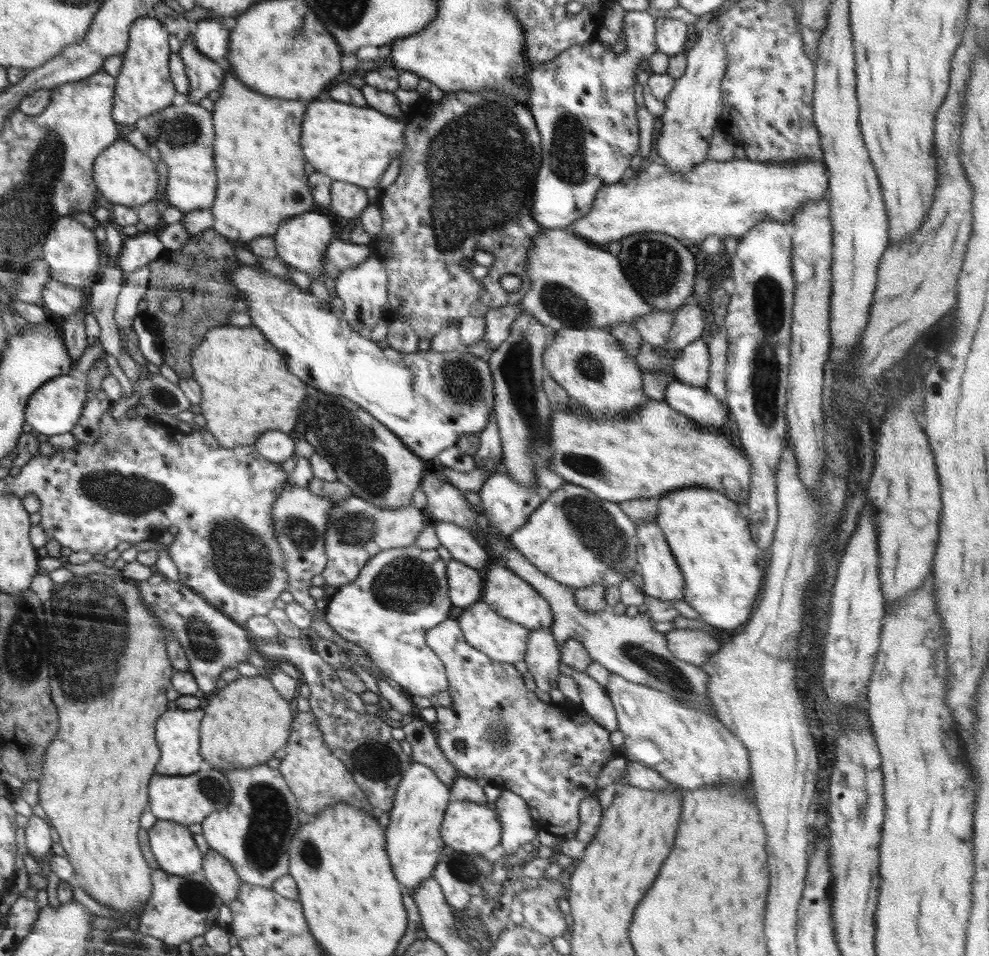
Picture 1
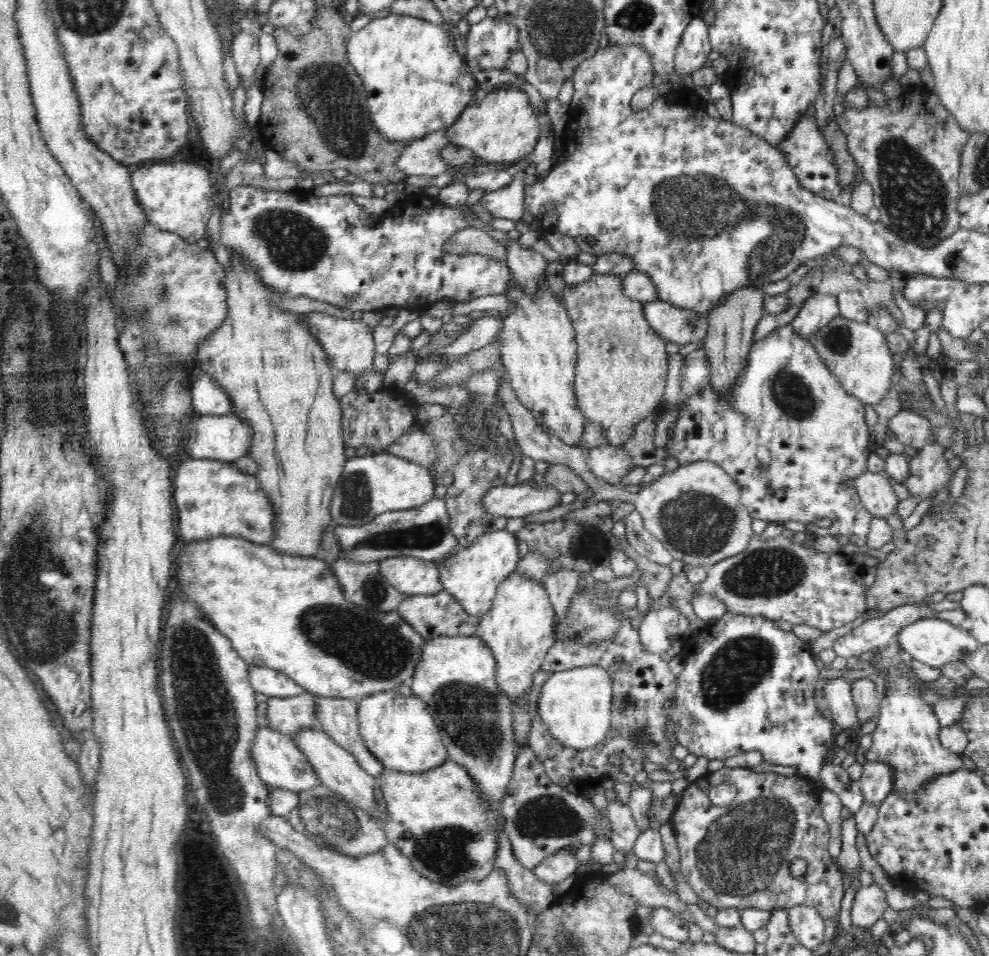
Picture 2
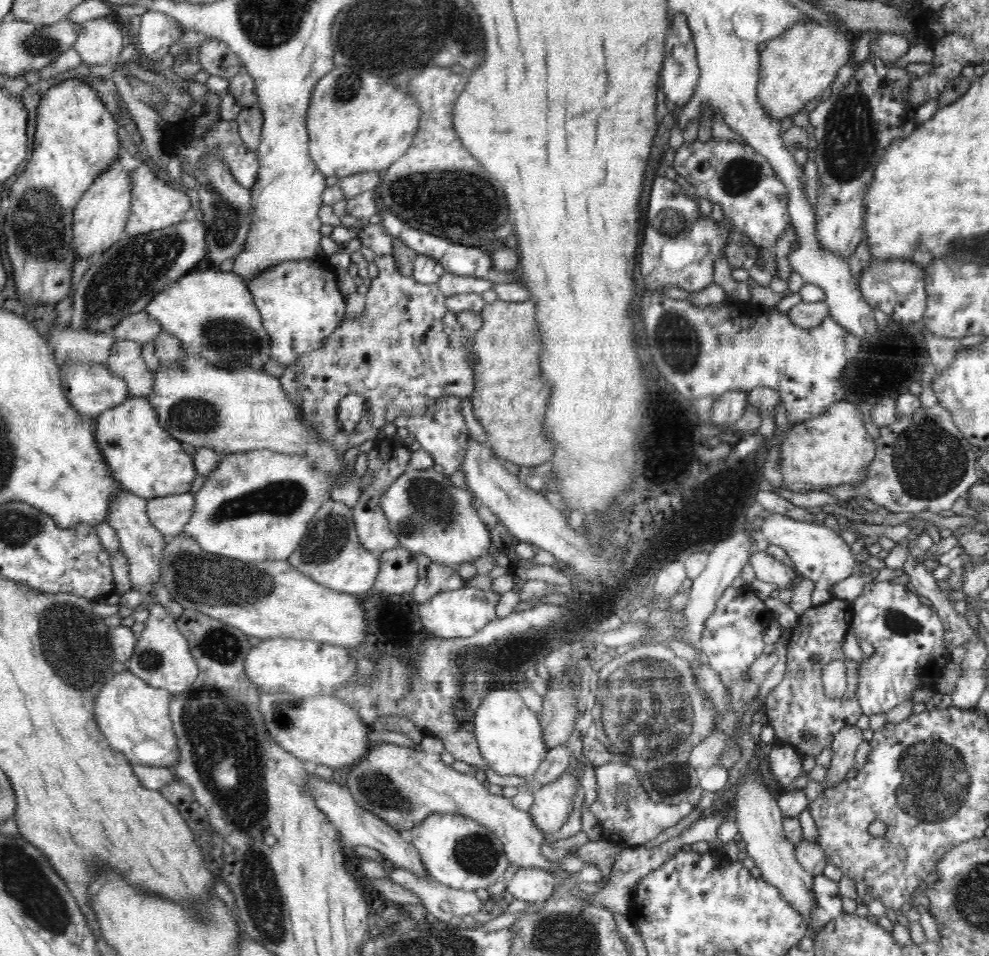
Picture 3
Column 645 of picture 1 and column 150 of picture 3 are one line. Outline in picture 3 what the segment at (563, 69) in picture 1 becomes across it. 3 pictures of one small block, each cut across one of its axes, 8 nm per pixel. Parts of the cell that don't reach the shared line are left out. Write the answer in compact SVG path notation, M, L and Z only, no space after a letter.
M158 11L141 15L138 42L152 62L164 58L180 36L180 23L174 17Z

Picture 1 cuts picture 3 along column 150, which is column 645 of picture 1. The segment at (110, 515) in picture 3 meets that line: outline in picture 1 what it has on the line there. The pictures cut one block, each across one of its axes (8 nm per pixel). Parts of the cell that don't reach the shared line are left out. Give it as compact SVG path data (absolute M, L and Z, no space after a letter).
M647 520L636 524L636 542L637 542L637 564L641 570L640 575L644 582L644 592L646 595L672 602L674 600L684 599L684 577L662 529L654 520Z

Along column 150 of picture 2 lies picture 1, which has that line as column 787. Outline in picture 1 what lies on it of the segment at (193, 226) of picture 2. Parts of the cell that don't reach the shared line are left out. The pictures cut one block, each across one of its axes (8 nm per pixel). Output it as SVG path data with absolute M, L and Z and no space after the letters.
M747 159L705 161L694 166L688 174L670 174L666 166L647 161L628 182L620 181L600 188L594 197L590 213L575 220L567 229L601 247L636 233L669 234L679 241L689 240L692 245L700 245L708 236L734 236L739 240L755 224L767 218L779 220L789 226L796 211L806 203L826 199L828 188L829 176L824 166L820 174L820 162L806 162L800 166L777 166L774 163L752 162Z

